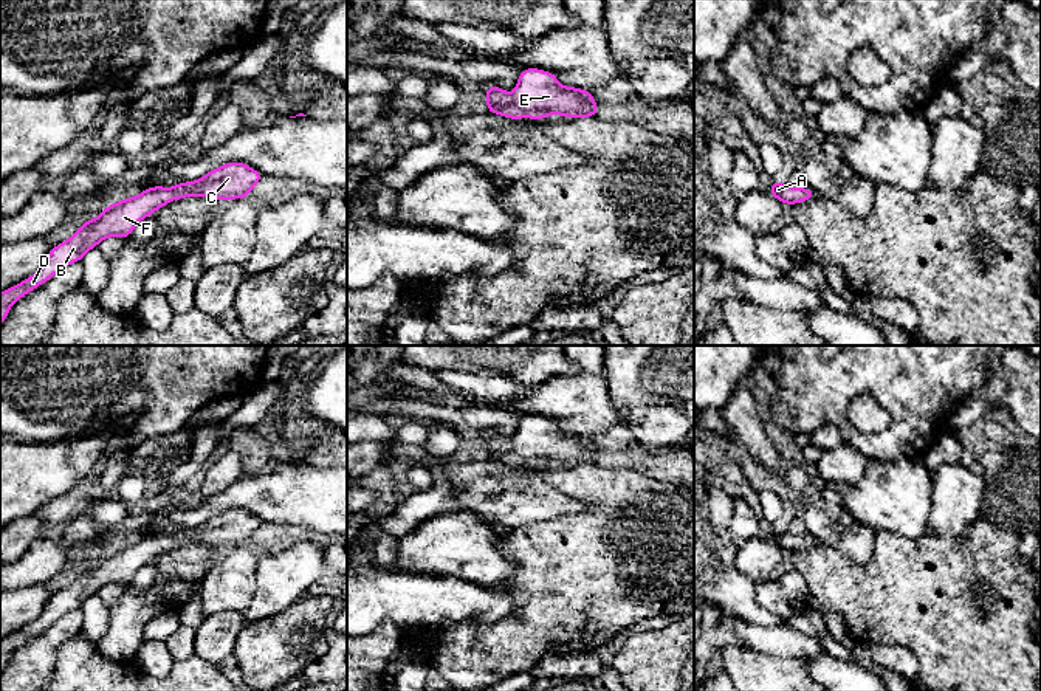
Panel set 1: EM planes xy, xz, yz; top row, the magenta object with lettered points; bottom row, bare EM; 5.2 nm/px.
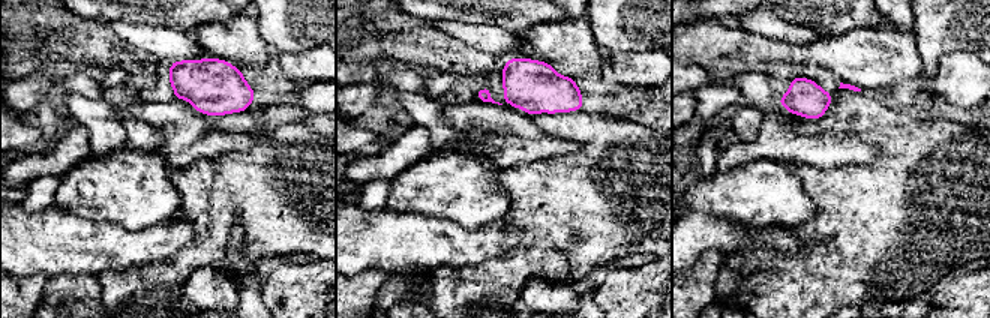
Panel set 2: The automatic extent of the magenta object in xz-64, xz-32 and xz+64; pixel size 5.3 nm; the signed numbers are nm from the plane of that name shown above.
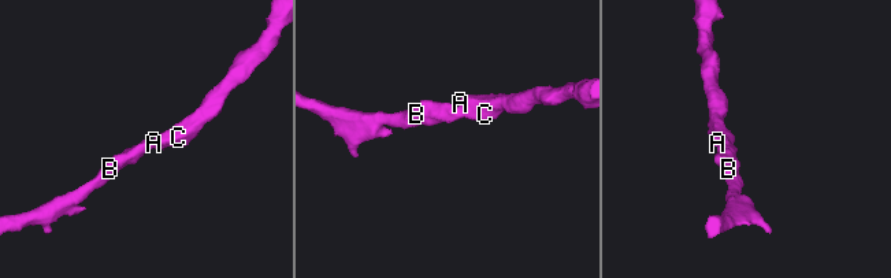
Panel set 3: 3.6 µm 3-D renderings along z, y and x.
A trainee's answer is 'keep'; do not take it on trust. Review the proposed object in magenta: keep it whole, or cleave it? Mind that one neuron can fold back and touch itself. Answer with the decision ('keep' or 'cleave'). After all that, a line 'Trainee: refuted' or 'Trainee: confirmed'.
keep
Trainee: confirmed

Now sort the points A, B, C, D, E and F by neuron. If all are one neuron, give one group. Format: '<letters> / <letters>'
A B C D E F

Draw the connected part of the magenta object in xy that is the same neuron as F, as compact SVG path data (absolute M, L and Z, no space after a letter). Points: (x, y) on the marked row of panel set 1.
M231 161L209 170L195 181L177 183L174 187L144 187L136 197L107 205L98 217L85 220L70 239L53 246L39 271L0 293L0 325L20 297L48 282L65 266L82 262L85 253L96 248L104 239L130 237L143 218L152 217L156 209L174 200L187 197L248 198L262 178L262 174L251 166Z

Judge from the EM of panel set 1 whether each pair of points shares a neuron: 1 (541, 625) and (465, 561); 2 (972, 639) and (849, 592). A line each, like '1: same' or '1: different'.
1: different
2: same

